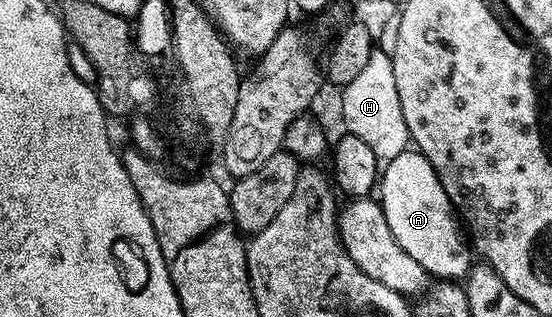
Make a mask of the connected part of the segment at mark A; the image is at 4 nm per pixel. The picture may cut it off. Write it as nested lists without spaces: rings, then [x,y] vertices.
[[[407,149],[399,153],[394,161],[390,161],[378,179],[378,202],[386,213],[386,225],[390,225],[390,233],[394,233],[398,245],[402,245],[402,249],[406,249],[406,253],[410,253],[410,257],[414,257],[414,261],[418,261],[418,265],[422,265],[429,276],[440,281],[460,281],[467,276],[474,263],[473,252],[466,242],[456,208],[452,206],[446,189],[442,189],[438,173],[434,173],[430,161],[422,152]]]

